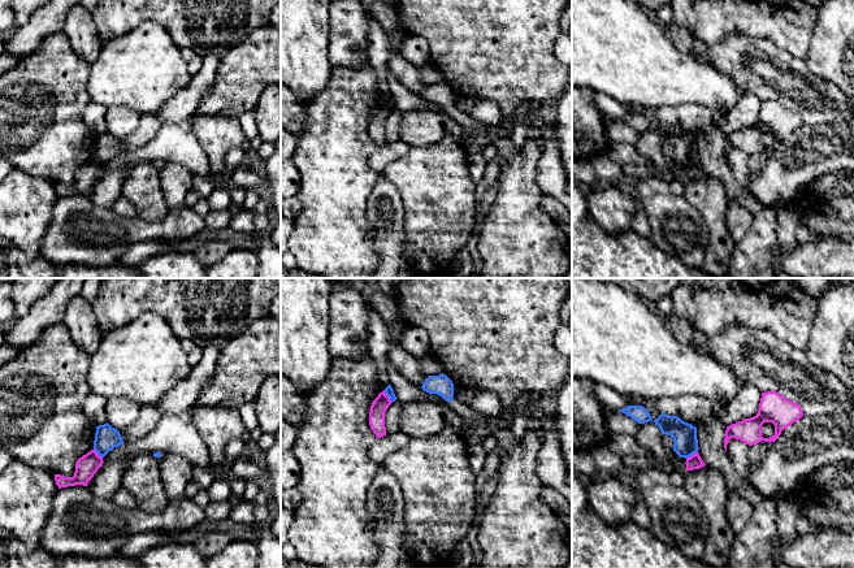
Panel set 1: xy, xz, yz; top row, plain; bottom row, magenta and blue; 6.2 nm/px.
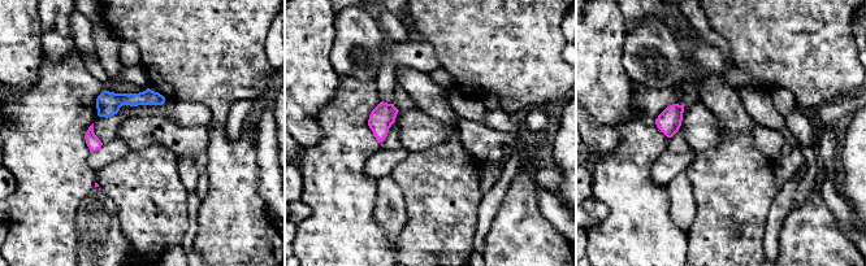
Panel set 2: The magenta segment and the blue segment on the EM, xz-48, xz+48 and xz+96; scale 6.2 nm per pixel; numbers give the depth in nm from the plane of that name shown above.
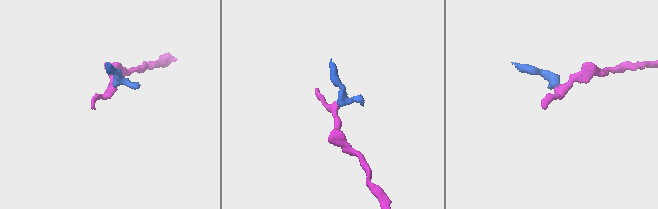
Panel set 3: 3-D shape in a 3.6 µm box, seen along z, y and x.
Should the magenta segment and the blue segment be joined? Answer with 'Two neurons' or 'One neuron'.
Two neurons

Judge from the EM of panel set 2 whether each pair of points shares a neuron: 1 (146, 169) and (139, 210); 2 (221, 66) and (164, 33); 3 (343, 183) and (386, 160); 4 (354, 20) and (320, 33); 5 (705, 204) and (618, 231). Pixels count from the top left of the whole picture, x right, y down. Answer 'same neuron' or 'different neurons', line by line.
1: same neuron
2: same neuron
3: different neurons
4: different neurons
5: different neurons

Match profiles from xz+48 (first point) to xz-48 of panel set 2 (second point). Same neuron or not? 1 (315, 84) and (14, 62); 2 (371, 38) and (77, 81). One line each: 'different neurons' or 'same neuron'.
1: same neuron
2: different neurons

